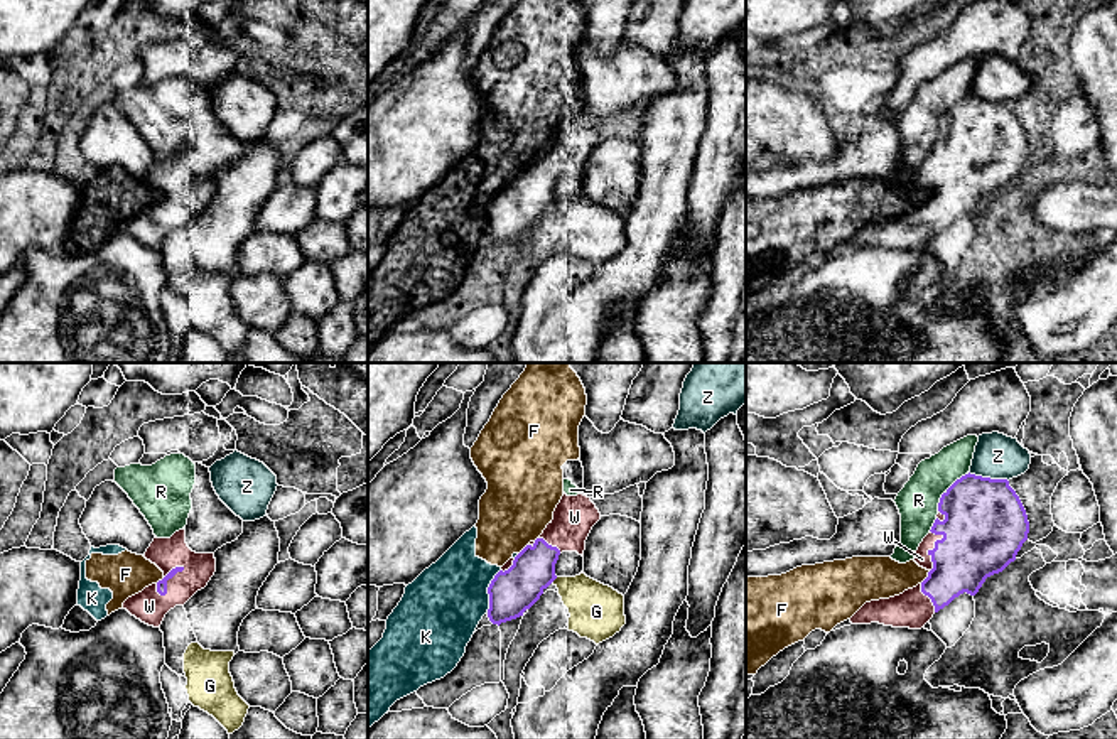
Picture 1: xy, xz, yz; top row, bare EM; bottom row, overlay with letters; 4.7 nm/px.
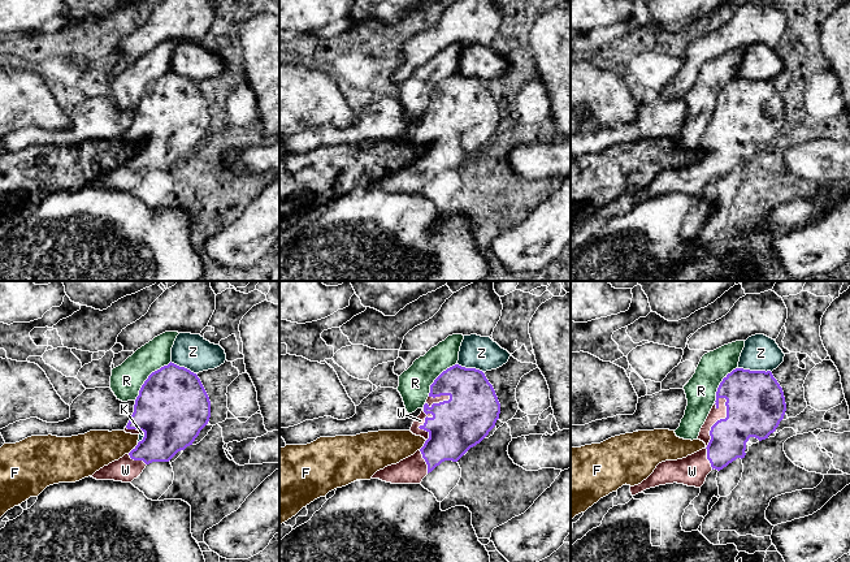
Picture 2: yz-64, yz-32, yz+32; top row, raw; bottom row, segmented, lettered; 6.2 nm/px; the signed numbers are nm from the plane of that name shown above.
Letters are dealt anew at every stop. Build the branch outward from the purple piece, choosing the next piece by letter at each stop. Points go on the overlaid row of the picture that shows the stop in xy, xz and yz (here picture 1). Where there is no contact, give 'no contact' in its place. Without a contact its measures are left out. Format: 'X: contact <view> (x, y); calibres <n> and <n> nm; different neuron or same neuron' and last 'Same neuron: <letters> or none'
F: contact yz (927, 577); calibres 300 and 200 nm; different neuron
G: contact xz (554, 579); calibres 220 and 260 nm; different neuron
K: contact xz (488, 591); calibres 220 and 380 nm; different neuron
R: contact yz (947, 490); calibres 400 and 190 nm; different neuron
W: contact xy (166, 584); calibres 50 and 160 nm; same neuron
Z: contact yz (989, 478); calibres 400 and 220 nm; different neuron
Same neuron: W

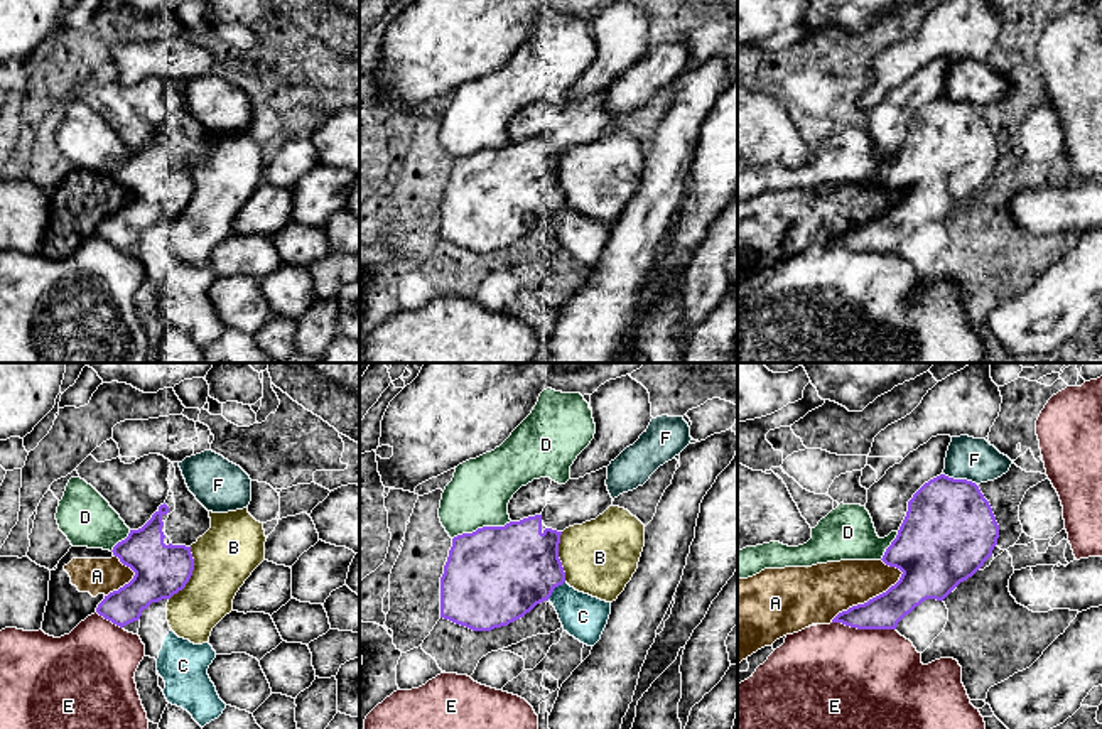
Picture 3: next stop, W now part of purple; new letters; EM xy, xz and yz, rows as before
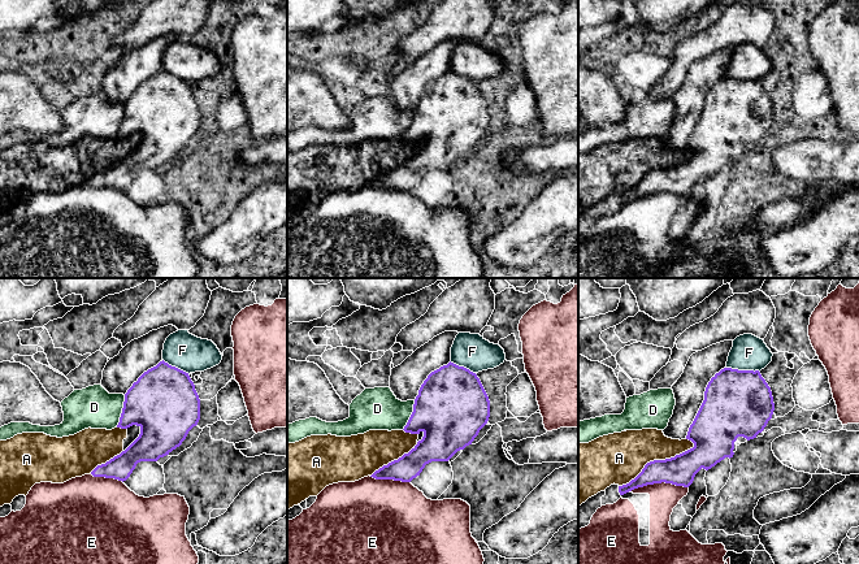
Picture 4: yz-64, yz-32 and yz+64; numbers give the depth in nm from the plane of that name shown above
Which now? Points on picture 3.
A: contact yz (869, 599); calibres 180 and 280 nm; different neuron
B: contact xy (191, 574); calibres 260 and 300 nm; different neuron
C: contact xz (554, 588); calibres 440 and 220 nm; different neuron
D: contact xz (483, 527); calibres 460 and 300 nm; different neuron
E: contact yz (864, 628); calibres 170 and 480 nm; different neuron
F: contact yz (961, 480); calibres 440 and 200 nm; different neuron
Same neuron: none

